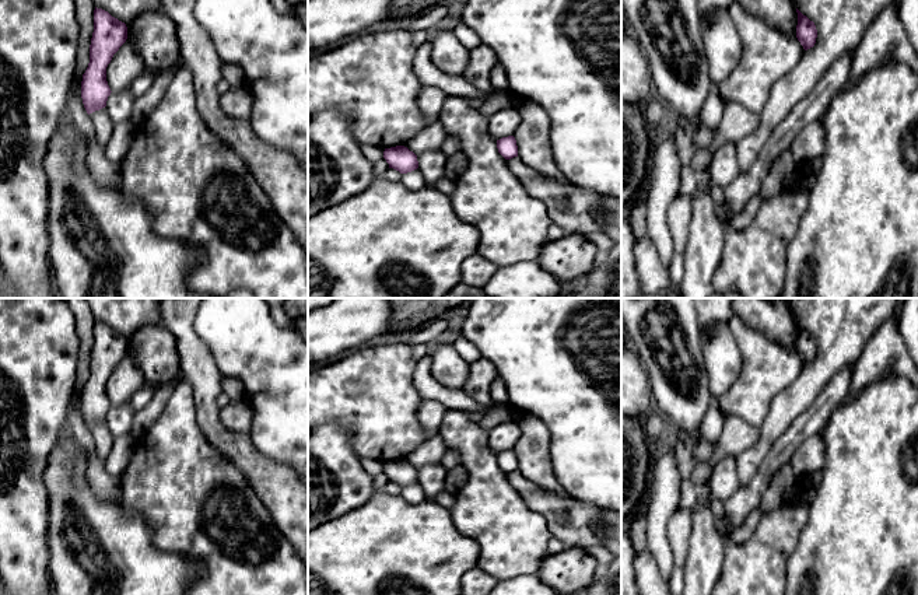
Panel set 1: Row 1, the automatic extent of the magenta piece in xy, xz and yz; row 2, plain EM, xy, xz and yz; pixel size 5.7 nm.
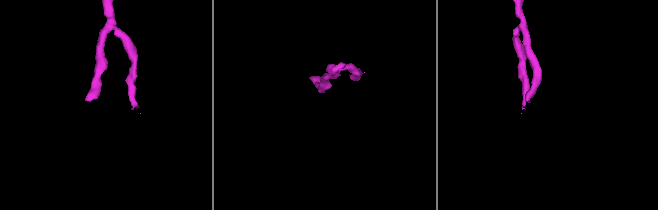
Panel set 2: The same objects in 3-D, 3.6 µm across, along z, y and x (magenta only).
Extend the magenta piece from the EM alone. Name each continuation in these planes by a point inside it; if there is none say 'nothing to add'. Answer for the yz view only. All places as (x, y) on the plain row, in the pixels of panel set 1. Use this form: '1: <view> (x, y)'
nothing to add

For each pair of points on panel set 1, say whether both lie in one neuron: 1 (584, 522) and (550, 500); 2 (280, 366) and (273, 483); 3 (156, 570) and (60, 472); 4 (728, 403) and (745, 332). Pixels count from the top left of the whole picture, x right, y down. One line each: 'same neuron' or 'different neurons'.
1: same neuron
2: different neurons
3: same neuron
4: same neuron

